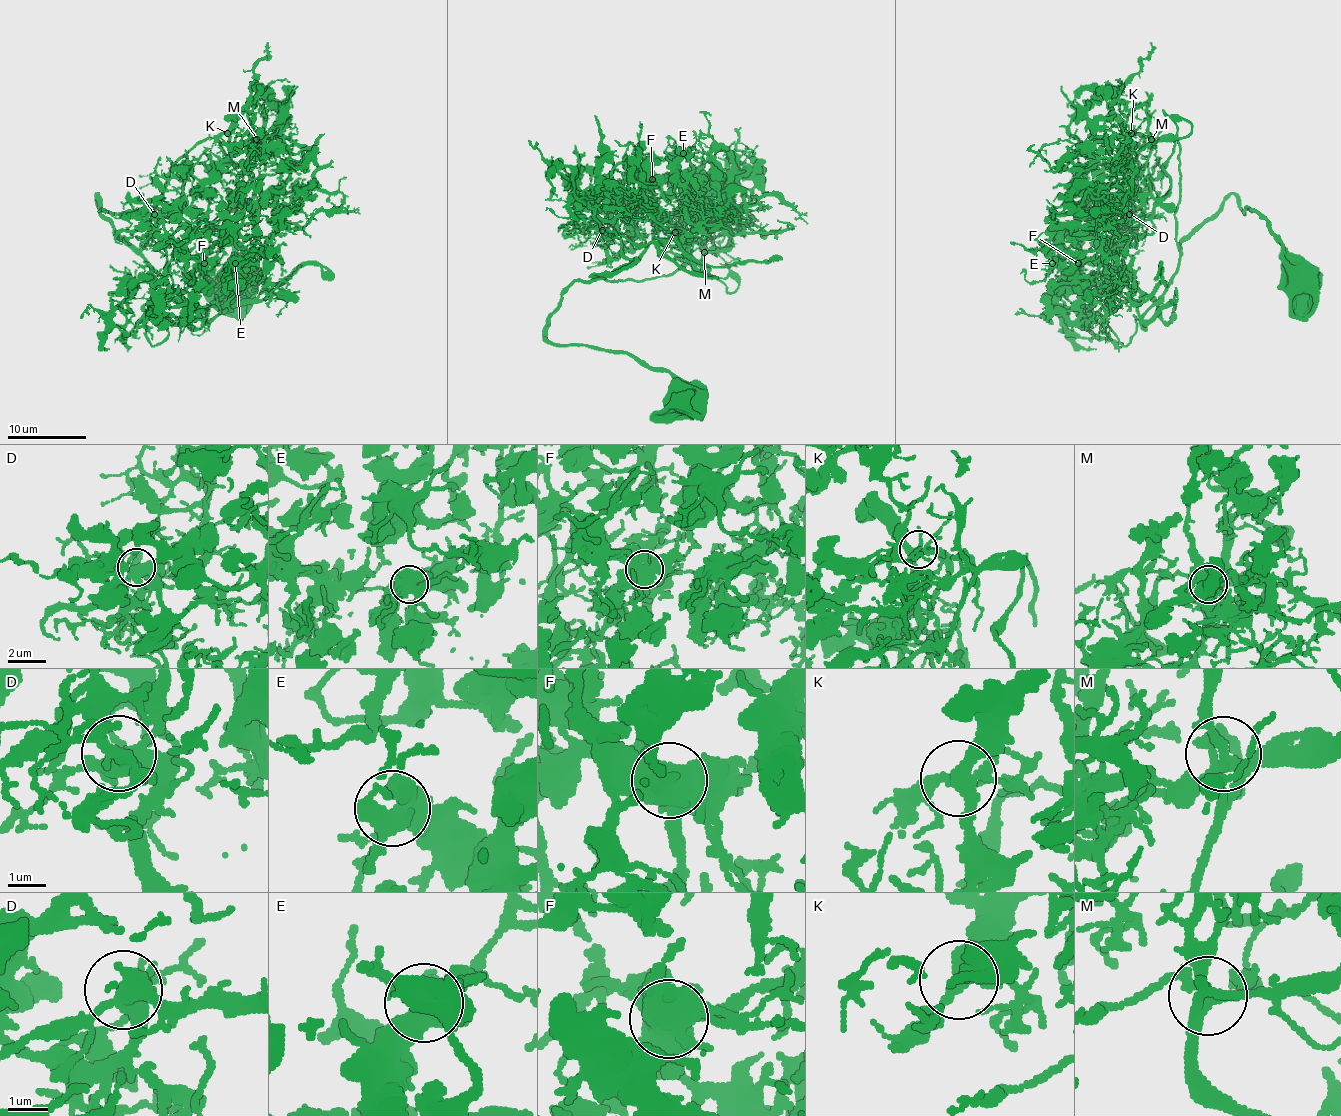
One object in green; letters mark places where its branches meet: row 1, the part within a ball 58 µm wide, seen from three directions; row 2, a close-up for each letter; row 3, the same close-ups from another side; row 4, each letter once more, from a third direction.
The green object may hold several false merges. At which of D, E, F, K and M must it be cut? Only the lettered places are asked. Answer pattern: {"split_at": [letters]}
{"split_at": []}

